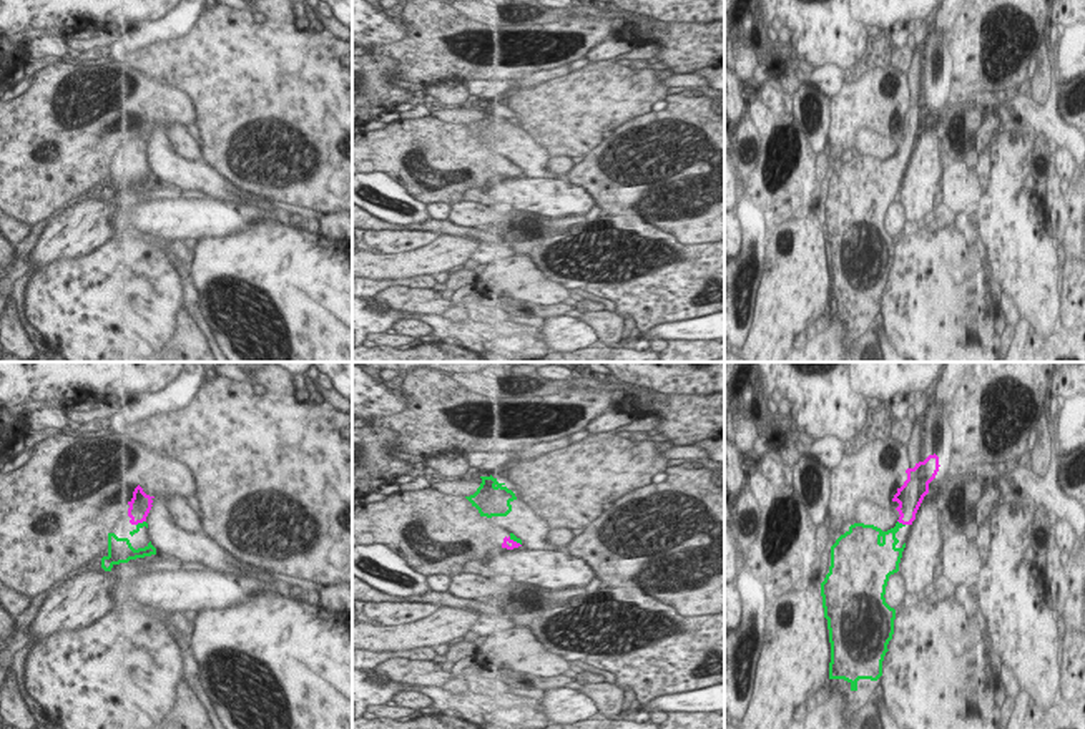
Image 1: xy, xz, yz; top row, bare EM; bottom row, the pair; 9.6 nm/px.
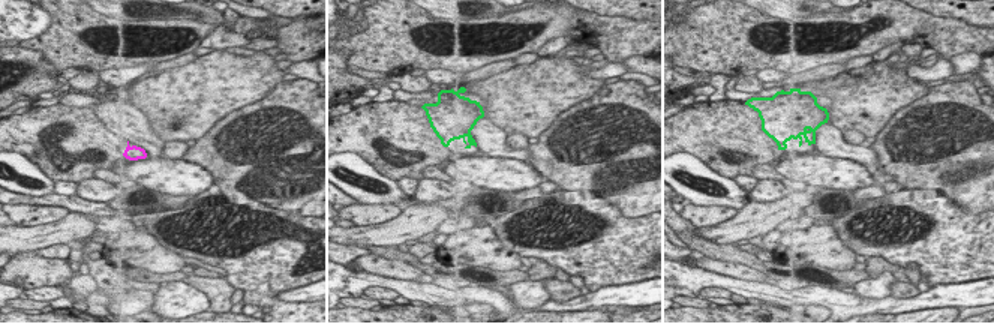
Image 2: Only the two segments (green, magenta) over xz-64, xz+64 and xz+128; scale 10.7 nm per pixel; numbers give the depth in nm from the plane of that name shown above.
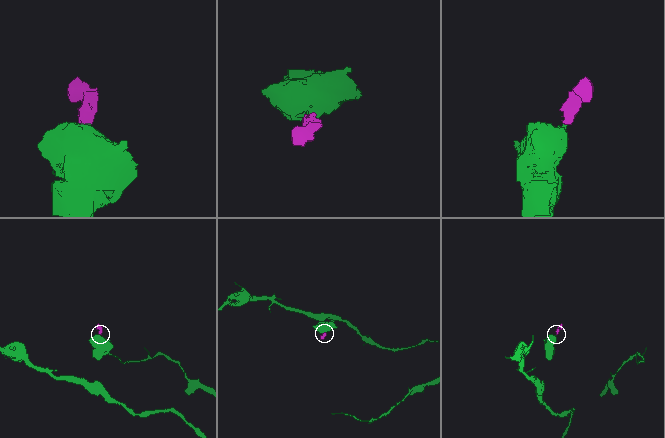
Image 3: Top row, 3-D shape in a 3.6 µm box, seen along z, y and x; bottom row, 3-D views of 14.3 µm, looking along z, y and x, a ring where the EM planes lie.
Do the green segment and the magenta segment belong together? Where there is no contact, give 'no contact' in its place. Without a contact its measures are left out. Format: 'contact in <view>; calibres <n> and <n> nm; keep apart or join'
contact in yz; calibres 140 and 240 nm; join

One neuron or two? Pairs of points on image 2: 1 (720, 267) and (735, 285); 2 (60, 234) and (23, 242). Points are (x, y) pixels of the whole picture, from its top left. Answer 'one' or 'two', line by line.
1: two
2: one

